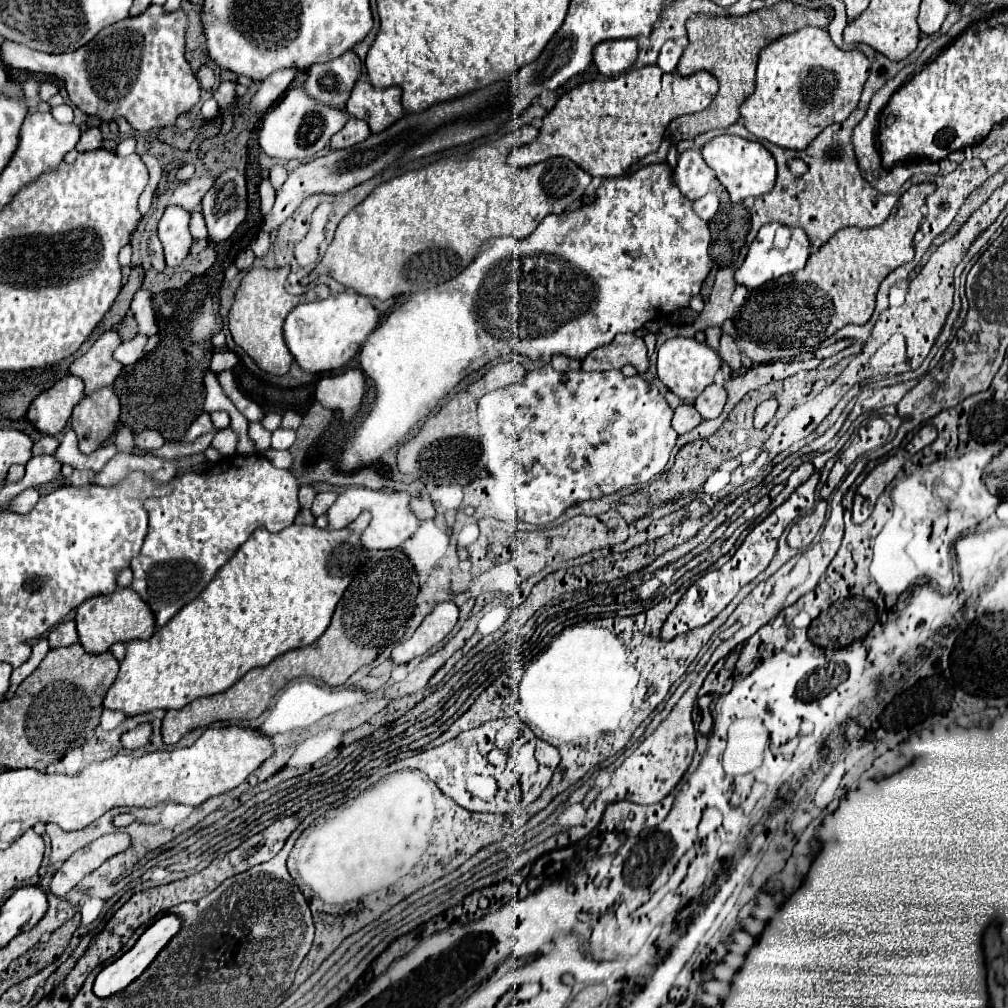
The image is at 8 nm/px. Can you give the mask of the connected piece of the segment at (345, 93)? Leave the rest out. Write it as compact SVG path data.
M347 51L333 61L313 65L309 69L309 77L303 85L303 91L323 105L345 111L345 103L359 75L361 61L353 51Z

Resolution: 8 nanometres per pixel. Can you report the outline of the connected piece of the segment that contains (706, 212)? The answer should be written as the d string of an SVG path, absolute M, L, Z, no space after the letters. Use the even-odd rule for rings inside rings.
M709 191L705 197L701 197L701 199L697 199L693 203L693 211L699 213L699 217L703 221L709 221L717 213L717 207L719 207L719 199L717 199L717 195L713 191Z

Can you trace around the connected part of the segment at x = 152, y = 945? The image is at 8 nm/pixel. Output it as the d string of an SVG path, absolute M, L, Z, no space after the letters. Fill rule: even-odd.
M171 913L159 917L125 955L99 971L93 991L99 997L109 997L125 989L135 977L139 977L139 973L143 973L143 969L147 969L147 965L157 957L159 949L163 949L163 945L167 945L167 941L179 931L179 925L179 917Z

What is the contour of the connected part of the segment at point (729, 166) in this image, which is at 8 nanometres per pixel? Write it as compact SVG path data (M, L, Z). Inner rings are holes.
M719 135L707 141L701 151L705 163L715 171L719 183L727 189L729 199L733 203L739 203L747 197L759 197L773 189L775 175L777 175L775 159L759 141L747 141L737 135Z

